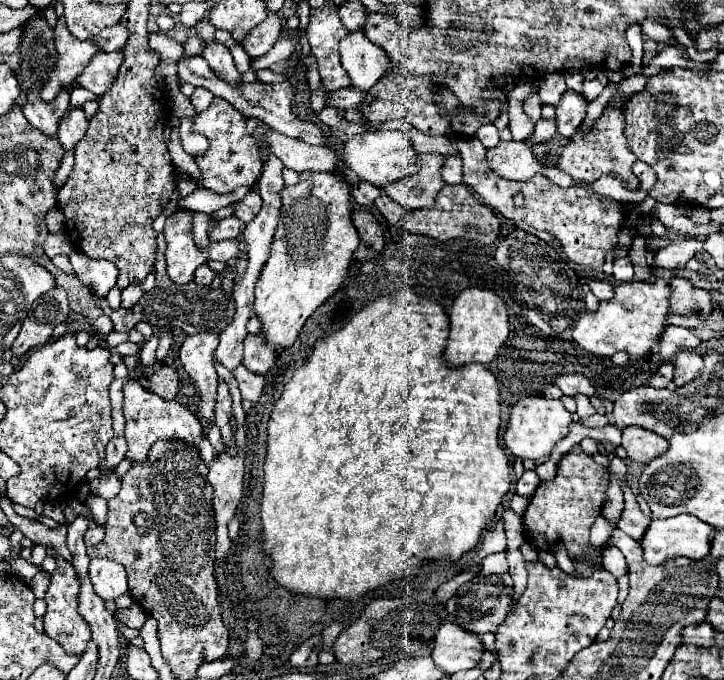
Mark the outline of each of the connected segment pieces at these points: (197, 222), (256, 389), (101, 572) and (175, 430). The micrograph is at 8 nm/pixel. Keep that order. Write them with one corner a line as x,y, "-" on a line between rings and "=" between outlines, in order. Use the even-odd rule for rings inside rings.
192,212
192,218
194,218
194,240
196,240
198,246
206,248
210,244
210,240
208,240
210,216
202,214
202,212
=
240,366
234,370
234,376
238,380
238,386
240,386
240,392
242,392
242,398
244,400
250,400
250,402
256,402
262,394
262,388
264,388
264,378
258,376
258,374
252,374
250,370
246,370
246,366
=
106,558
90,560
90,580
92,580
94,592
102,600
116,600
118,596
128,592
126,572
122,564
=
128,380
124,384
122,392
124,392
124,416
126,416
126,432
124,434
126,434
126,442
128,442
126,458
130,458
132,462
144,462
150,446
156,440
180,438
188,444
196,444
204,436
200,420
186,406
182,406
174,400
168,402
168,400
158,398
154,392
142,388
136,380

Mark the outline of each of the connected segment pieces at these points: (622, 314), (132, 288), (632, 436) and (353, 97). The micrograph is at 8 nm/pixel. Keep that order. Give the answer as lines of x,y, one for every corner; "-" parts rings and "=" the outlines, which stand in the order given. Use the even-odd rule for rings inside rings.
658,278
654,282
624,282
616,286
616,294
608,302
600,302
596,312
582,312
572,328
572,338
596,356
612,356
614,352
628,352
628,362
644,360
668,324
670,286
=
130,284
122,290
122,308
132,308
140,298
142,298
142,288
140,284
=
628,426
622,430
622,446
628,452
628,458
632,458
634,462
642,462
648,464
650,460
662,456
670,442
658,434
652,434
646,428
640,426
=
342,88
342,90
336,90
330,94
330,100
328,104
334,106
334,108
340,108
340,110
348,110
348,108
360,108
362,100
364,100
366,92
362,90
354,90
354,88

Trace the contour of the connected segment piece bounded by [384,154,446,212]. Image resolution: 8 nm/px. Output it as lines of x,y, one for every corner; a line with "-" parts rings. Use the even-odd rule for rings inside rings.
424,154
424,164
420,166
420,172
388,184
384,188
384,194
400,202
410,212
418,208
432,208
436,194
444,186
444,180
440,176
444,160
446,158
442,158
440,154

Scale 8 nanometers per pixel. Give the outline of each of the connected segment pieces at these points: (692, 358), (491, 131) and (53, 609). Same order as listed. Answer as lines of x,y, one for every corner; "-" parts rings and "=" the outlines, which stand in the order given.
682,350
674,356
674,384
676,386
684,386
688,384
696,374
698,370
704,366
702,358
690,350
=
492,123
480,126
476,138
478,138
486,148
494,148
494,146
498,146
498,142
500,142
500,138
498,138
498,128
=
46,546
46,552
48,556
54,556
56,558
56,564
58,568
54,570
52,574
52,582
48,586
48,592
46,592
46,602
48,602
48,610
46,610
46,616
44,616
44,632
58,640
66,652
70,654
82,654
82,650
86,650
86,642
90,640
90,626
86,626
86,620
78,614
78,590
80,590
80,582
78,582
78,574
74,570
74,566
70,562
66,562
62,556
58,556
54,552
52,546

